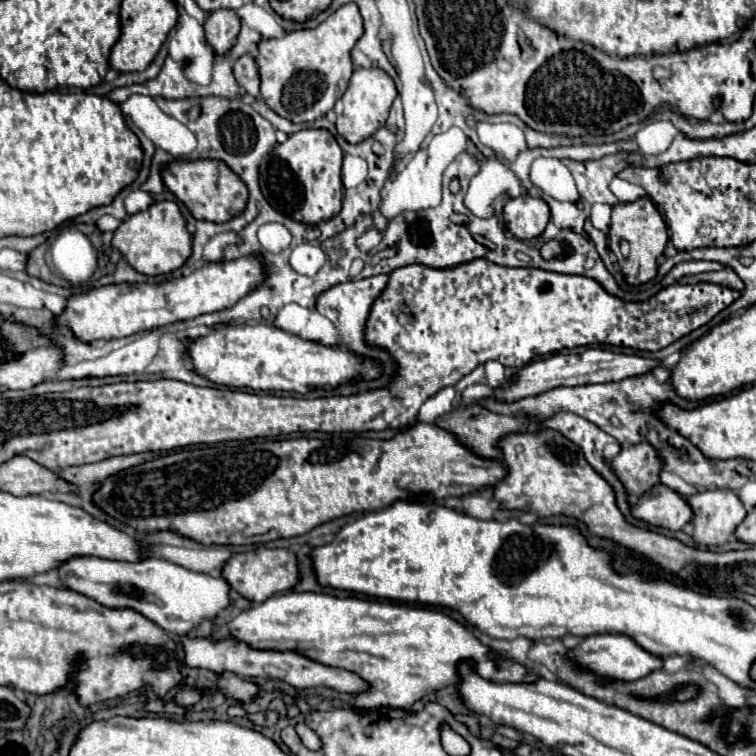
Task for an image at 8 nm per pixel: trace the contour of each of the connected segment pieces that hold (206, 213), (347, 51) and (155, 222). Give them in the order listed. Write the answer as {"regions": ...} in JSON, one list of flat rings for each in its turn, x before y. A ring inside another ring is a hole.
{"regions":[[[199,159,199,161,173,161,163,167,163,183,167,189,185,203,195,219,205,219,211,223,231,221,235,215,243,213,247,207,247,187,235,171,231,171,223,161]],[[345,3,313,29,289,31,281,39,261,39,257,43,259,55,255,57,255,63,259,67,259,79,261,79,261,97,277,115,293,123,305,123,323,117,329,109,333,109,335,101,347,91,349,79,355,69,351,51,355,43,361,39,361,35,363,35,363,17,359,13,359,7,355,3]],[[155,201,147,211,129,215,113,233,113,245,125,255,127,263,143,275,171,273,191,257,191,235,175,201]]]}

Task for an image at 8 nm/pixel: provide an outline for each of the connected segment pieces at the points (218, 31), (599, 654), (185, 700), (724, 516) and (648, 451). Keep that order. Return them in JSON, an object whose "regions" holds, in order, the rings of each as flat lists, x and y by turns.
{"regions":[[[233,9,211,11,205,19,205,37,215,53,227,53,235,43,241,27,241,17]],[[593,635,585,637,581,645,569,651,569,657,575,659,577,663,585,665,587,669,595,671,597,675,603,675,607,679,625,679,625,681,635,681,641,679,643,675,649,675,655,669,663,667,663,659,657,655,651,655,643,647,639,647,631,637,627,635]],[[185,686,174,697,174,701,181,707,188,708,195,705,202,697,203,693,196,688,187,688]],[[709,489,689,497,693,507,693,539,699,545,725,545,735,533,735,527,745,519,747,511,741,499,729,489]],[[637,443,623,449,611,461,611,467,631,495,643,495,643,491,649,491,659,483,663,459,659,459,659,453,651,443]]]}

